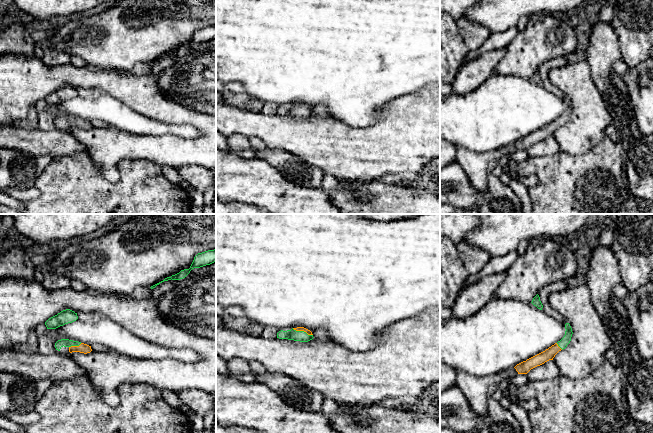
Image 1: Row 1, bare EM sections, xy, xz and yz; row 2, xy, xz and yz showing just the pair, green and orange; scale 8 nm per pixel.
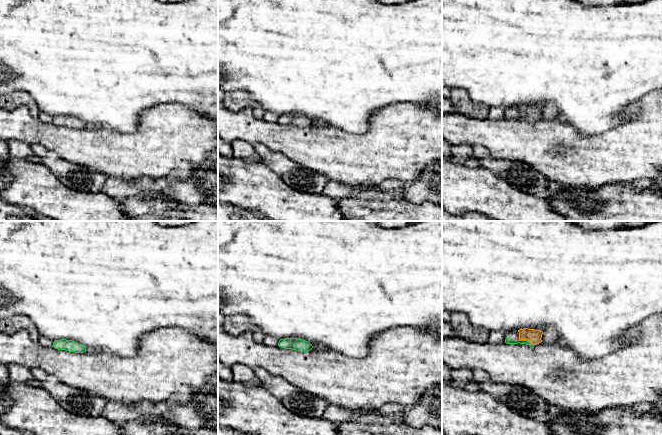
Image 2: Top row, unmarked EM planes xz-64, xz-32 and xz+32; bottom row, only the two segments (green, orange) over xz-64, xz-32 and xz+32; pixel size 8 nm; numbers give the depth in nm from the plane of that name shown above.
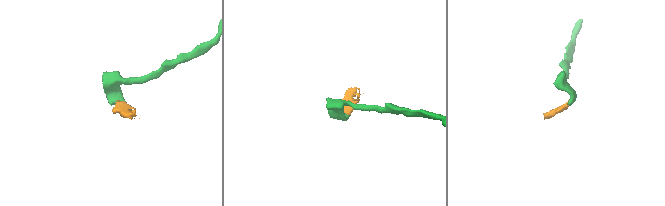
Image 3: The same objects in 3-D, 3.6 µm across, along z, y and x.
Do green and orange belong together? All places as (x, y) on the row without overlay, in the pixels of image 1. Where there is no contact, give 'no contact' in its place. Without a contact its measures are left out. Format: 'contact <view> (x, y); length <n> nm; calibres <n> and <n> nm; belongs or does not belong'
contact xz (302, 107); length 180 nm; calibres 90 and 40 nm; belongs

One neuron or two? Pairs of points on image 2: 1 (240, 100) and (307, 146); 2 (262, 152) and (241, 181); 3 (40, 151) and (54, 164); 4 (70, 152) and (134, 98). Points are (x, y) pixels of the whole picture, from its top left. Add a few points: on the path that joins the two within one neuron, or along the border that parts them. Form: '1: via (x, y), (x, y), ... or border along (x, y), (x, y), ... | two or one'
1: border along (239, 110), (248, 107), (257, 118), (261, 119) | two
2: border along (260, 161), (279, 175) | two
3: via (44, 155), (51, 160) | one
4: border along (97, 125), (123, 132) | two

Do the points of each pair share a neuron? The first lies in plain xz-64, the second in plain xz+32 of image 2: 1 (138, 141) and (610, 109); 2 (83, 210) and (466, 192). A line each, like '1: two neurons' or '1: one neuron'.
1: two neurons
2: one neuron

